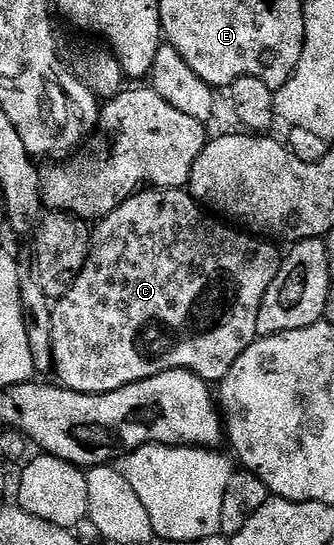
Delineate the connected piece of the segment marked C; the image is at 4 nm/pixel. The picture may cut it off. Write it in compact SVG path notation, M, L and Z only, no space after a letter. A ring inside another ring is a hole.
M143 188L93 227L93 245L84 268L76 276L72 288L68 288L66 295L57 299L52 306L53 373L58 374L59 383L80 384L84 394L107 394L169 370L190 370L194 374L199 374L208 383L221 383L228 368L232 368L232 364L236 364L240 355L258 338L256 320L260 312L260 304L264 300L266 289L272 284L278 271L280 253L278 254L279 247L273 241L263 240L238 228L231 228L217 217L206 218L206 214L207 211L199 206L185 189Z

